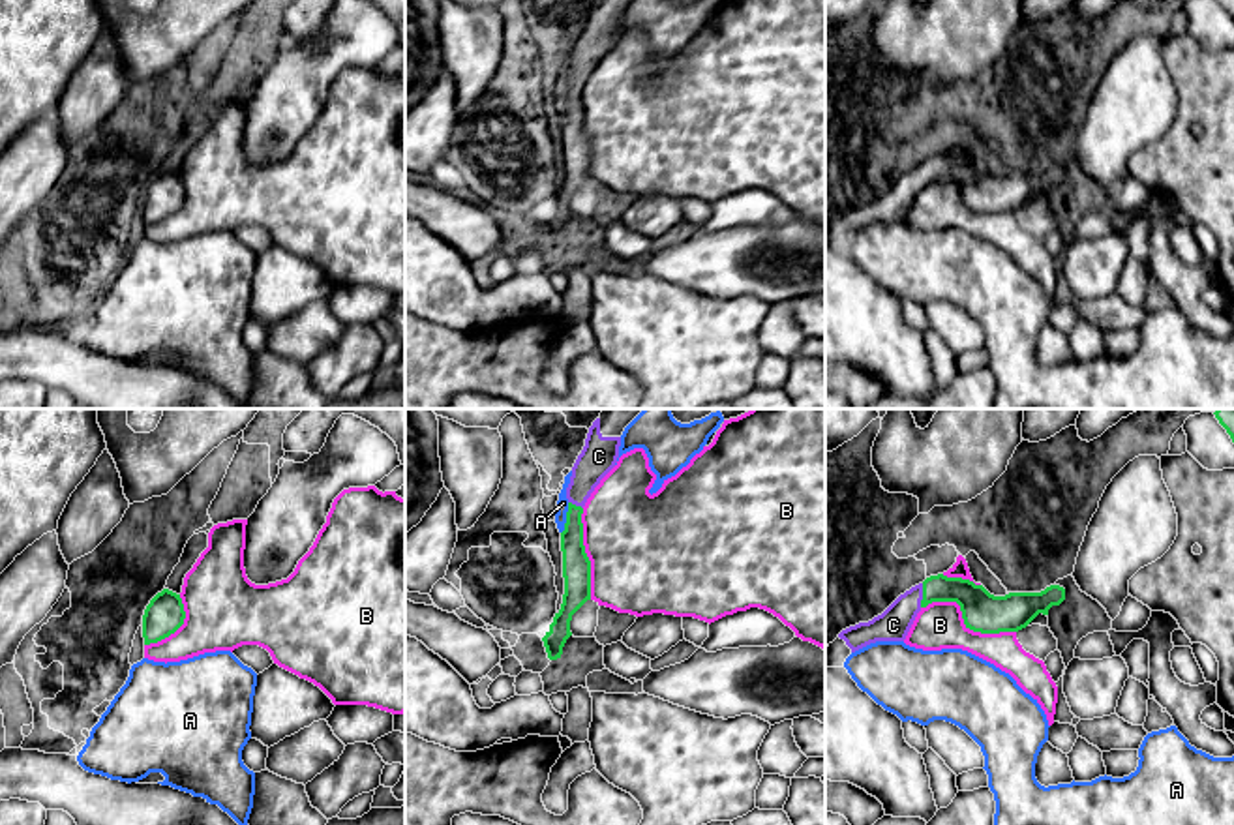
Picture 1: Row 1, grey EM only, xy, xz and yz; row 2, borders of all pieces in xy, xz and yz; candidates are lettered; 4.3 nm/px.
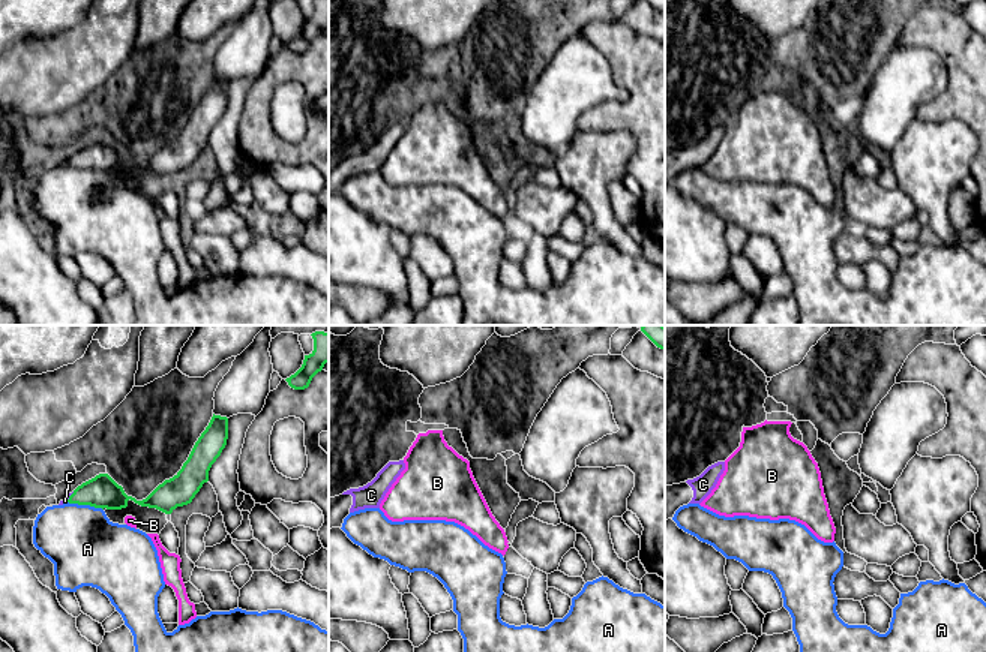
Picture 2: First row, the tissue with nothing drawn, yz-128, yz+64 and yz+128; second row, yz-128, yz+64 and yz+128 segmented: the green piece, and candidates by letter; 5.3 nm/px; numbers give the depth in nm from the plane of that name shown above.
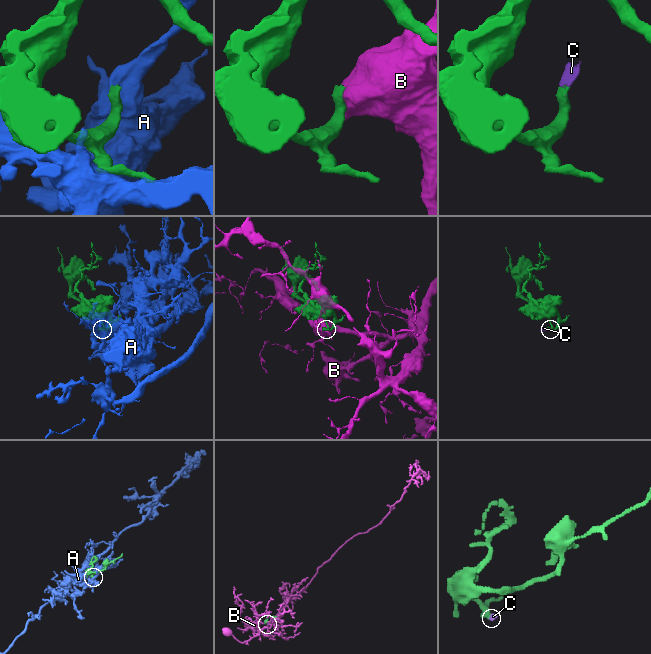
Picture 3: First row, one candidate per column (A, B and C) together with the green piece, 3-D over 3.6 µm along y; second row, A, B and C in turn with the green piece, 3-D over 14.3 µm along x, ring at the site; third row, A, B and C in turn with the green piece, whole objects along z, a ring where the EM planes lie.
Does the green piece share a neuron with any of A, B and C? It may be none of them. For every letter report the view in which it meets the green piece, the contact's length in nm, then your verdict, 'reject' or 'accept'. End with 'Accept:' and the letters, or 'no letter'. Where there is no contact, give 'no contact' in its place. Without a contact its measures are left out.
A: contact in xz; length 140 nm; reject
B: contact in yz; length 420 nm; reject
C: contact in yz; length 110 nm; accept
Accept: C

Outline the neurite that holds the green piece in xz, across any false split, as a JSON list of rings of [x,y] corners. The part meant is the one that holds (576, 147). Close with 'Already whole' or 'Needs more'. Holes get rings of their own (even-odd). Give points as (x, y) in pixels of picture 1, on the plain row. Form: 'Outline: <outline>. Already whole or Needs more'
Outline: [[[594,0],[589,8],[585,26],[572,47],[570,64],[566,68],[566,103],[561,112],[564,174],[561,189],[542,218],[549,240],[561,238],[563,227],[572,216],[572,195],[591,180],[591,141],[583,126],[581,94],[594,68],[615,47],[621,15],[630,2],[632,0]]]. Needs more

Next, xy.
Outline: [[[163,169],[158,172],[144,189],[143,195],[143,218],[144,225],[158,223],[174,214],[186,199],[180,174]]]. Already whole

